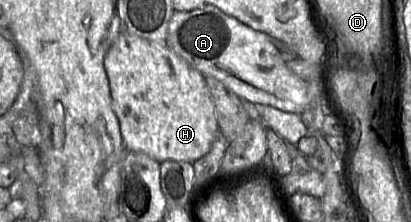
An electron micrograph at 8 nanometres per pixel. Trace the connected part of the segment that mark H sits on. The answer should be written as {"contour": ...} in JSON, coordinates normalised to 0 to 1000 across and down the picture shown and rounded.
{"contour":[[[297,140],[260,230],[253,261],[253,302],[268,387],[273,491],[287,532],[292,599],[309,676],[355,694],[387,734],[401,721],[470,734],[511,680],[516,644],[533,599],[533,568],[523,509],[523,477],[499,365],[499,342],[414,221],[404,203],[404,185],[401,194],[372,189],[341,162]]]}

